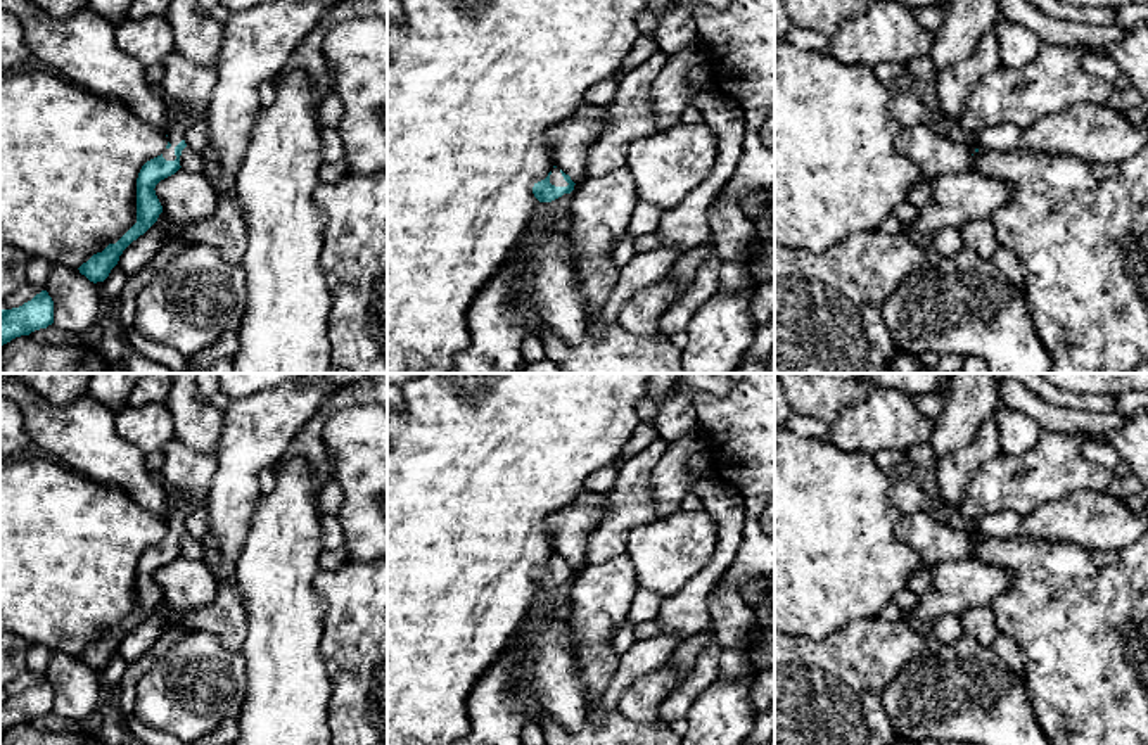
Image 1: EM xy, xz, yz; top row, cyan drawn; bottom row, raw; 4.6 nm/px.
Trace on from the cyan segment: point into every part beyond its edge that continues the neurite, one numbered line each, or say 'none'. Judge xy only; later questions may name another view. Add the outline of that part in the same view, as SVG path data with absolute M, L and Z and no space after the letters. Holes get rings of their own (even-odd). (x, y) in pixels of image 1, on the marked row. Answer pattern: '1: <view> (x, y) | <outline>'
1: xy (182, 120) | M171 102L171 124L168 130L168 142L171 143L171 147L163 152L163 157L166 161L176 159L175 147L183 140L185 131L195 121L199 121L199 116L195 112L190 112L183 109L182 105Z

